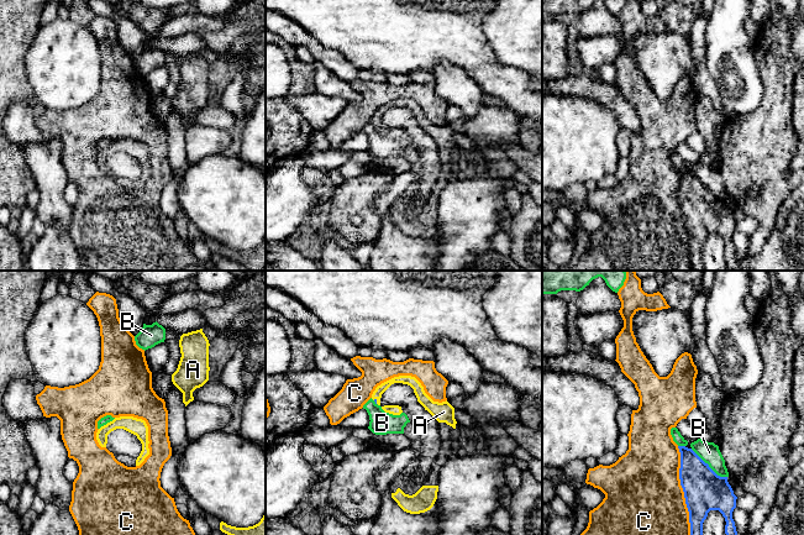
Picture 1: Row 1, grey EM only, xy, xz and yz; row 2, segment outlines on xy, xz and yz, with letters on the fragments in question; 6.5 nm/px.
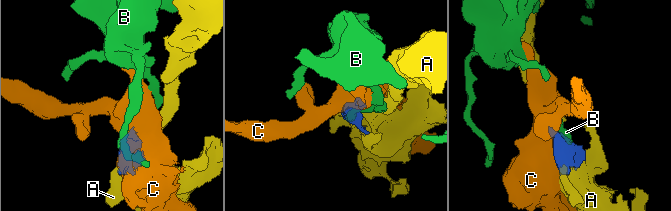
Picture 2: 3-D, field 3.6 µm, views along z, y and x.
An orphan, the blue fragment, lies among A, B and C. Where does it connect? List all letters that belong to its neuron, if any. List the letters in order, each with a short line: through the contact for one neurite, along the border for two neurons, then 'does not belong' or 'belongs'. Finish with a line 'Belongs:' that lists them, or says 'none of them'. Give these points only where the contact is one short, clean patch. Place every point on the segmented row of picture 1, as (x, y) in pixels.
A: belongs
B: yz (690, 449), (718, 475), (726, 477) | does not belong
C: does not belong
Belongs: A

